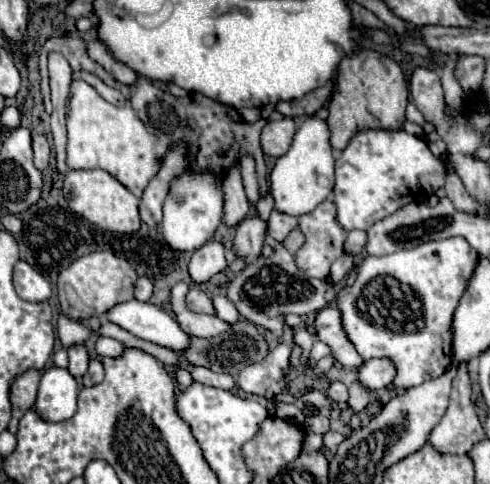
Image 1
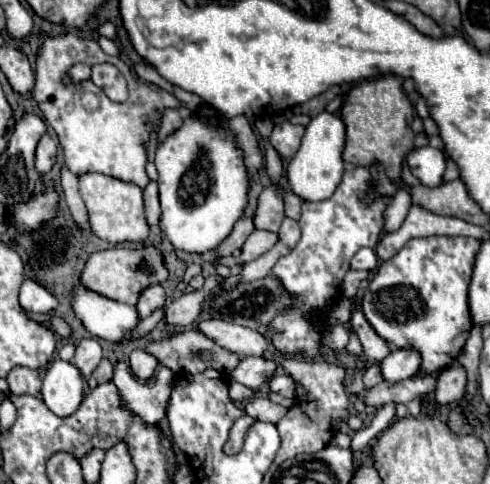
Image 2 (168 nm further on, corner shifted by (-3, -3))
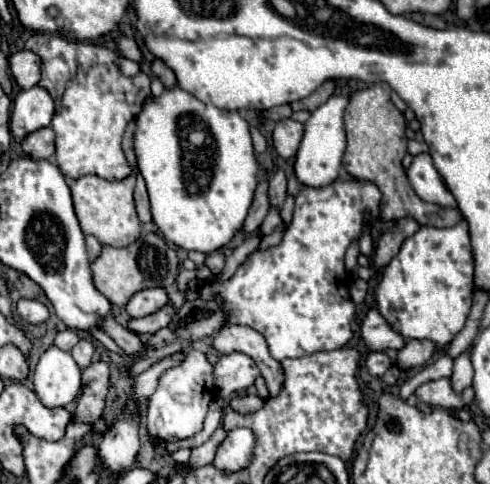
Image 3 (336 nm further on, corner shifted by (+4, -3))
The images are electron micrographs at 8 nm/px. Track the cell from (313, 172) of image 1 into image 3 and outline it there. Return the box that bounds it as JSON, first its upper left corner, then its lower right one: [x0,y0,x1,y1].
[295,95,347,187]

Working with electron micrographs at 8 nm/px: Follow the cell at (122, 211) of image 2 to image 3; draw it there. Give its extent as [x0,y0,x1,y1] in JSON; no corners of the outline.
[71,125,141,247]

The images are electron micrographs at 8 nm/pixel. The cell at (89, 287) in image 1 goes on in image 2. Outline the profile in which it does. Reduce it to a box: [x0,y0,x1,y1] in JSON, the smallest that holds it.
[80,247,168,305]

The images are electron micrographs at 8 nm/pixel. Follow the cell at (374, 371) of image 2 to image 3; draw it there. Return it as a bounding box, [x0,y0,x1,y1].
[367,351,393,377]

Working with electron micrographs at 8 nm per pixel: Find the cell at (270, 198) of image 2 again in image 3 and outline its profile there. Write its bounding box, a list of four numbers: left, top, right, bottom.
[269,169,287,207]

